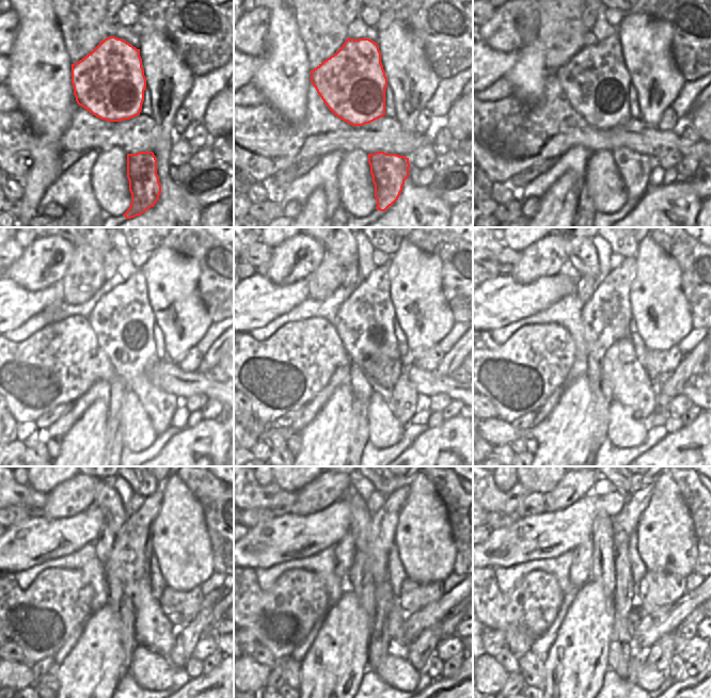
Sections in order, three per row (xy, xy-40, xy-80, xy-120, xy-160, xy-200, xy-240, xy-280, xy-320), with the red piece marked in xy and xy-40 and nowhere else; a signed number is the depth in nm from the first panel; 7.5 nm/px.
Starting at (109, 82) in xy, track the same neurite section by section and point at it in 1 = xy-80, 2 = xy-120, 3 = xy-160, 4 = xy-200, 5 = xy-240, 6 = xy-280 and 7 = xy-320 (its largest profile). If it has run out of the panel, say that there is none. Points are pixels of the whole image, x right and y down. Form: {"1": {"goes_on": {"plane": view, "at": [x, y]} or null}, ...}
{"1": {"goes_on": {"plane": "xy-80", "at": [596, 81]}}, "2": {"goes_on": {"plane": "xy-120", "at": [123, 320]}}, "3": {"goes_on": {"plane": "xy-160", "at": [365, 321]}}, "4": {"goes_on": {"plane": "xy-200", "at": [606, 317]}}, "5": {"goes_on": {"plane": "xy-240", "at": [129, 561]}}, "6": {"goes_on": {"plane": "xy-280", "at": [384, 521]}}, "7": {"goes_on": {"plane": "xy-320", "at": [626, 522]}}}

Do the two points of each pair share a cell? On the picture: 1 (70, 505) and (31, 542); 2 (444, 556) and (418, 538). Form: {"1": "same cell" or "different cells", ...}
{"1": "different cells", "2": "same cell"}

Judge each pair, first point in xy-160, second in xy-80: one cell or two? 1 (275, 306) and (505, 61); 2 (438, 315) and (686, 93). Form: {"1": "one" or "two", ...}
{"1": "one", "2": "two"}

